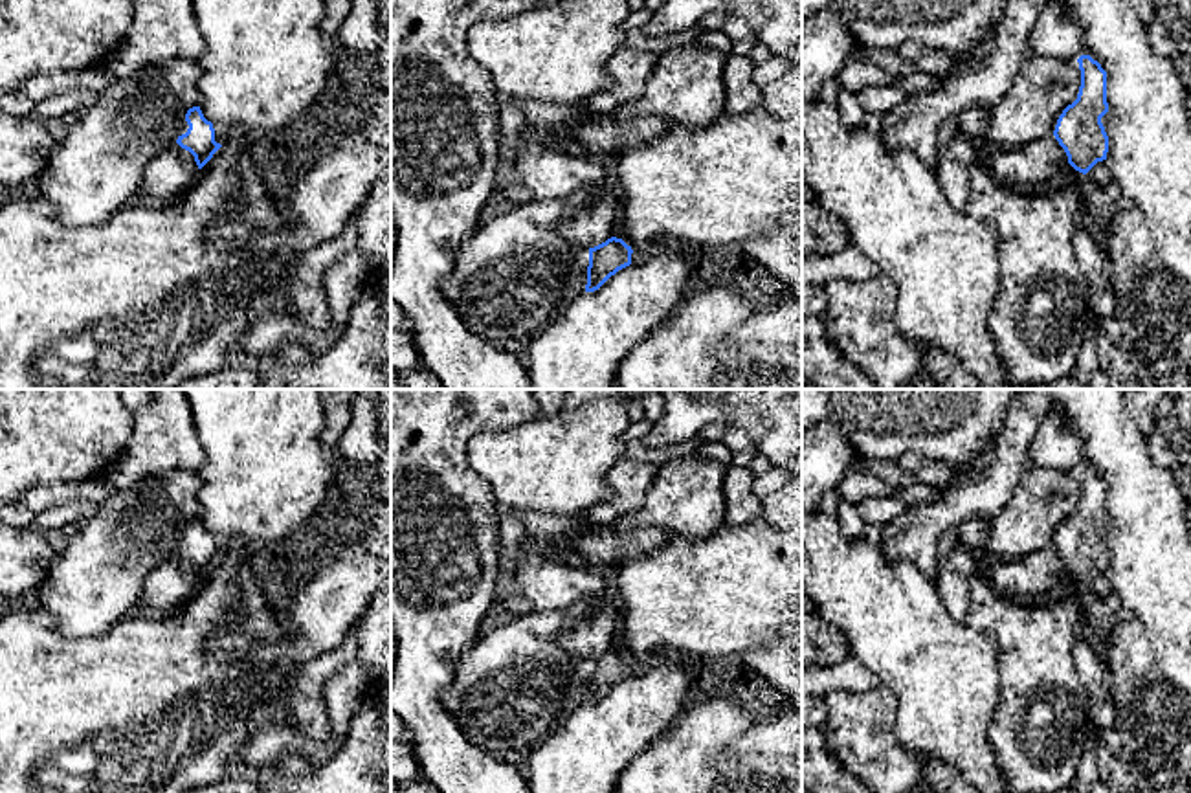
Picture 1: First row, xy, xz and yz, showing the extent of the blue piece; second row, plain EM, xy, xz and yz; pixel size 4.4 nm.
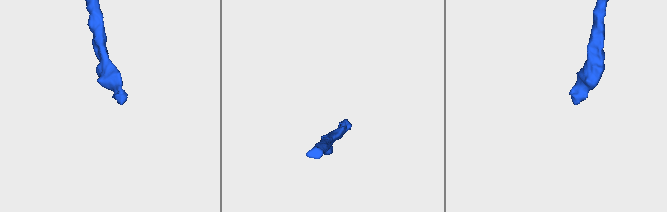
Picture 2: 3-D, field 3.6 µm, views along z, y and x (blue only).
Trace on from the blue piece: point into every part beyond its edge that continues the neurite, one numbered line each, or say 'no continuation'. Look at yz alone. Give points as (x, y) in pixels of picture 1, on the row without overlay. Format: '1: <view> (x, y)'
1: yz (1100, 584)

